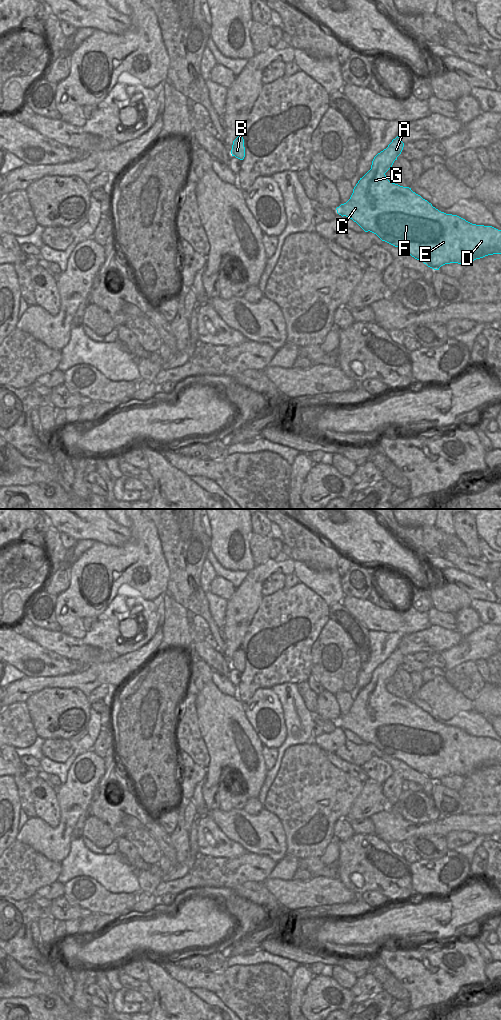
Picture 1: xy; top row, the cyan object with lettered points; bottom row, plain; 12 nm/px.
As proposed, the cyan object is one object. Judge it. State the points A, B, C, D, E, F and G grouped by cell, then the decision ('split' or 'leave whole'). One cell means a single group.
groups A B C D E F G; leave whole

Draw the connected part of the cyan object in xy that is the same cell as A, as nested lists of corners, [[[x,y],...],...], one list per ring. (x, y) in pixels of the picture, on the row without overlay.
[[[397,648],[386,661],[378,665],[371,681],[358,693],[350,711],[336,720],[339,727],[346,728],[356,734],[365,744],[376,746],[382,753],[404,762],[428,779],[439,782],[445,776],[469,776],[476,771],[488,767],[501,766],[501,742],[492,738],[472,736],[465,731],[452,726],[446,726],[432,718],[427,712],[416,706],[409,699],[403,699],[390,694],[385,685],[392,679],[401,666],[404,655]]]

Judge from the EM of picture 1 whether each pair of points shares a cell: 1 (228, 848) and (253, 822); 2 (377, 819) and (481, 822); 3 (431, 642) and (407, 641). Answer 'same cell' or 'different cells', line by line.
1: different cells
2: same cell
3: same cell

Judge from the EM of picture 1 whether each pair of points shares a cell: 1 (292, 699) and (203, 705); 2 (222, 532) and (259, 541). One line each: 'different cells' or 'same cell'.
1: different cells
2: different cells

